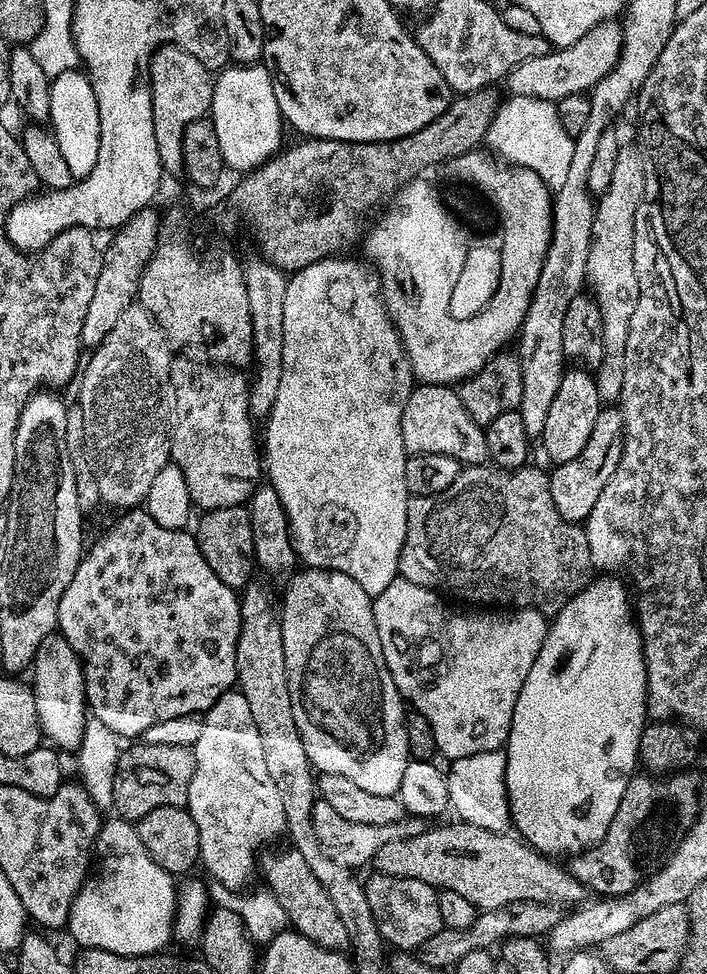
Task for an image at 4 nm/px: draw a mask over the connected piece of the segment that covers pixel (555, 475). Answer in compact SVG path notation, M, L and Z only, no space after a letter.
M601 407L598 422L594 422L594 430L590 433L590 439L587 440L582 454L578 454L578 458L570 458L570 462L557 464L551 469L548 478L550 494L562 518L577 522L587 521L590 510L594 510L594 502L598 502L598 494L606 490L614 470L618 470L623 445L624 423L619 407Z

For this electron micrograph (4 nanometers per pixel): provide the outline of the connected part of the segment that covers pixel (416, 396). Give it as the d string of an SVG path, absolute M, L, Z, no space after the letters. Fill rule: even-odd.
M417 383L402 410L402 442L405 453L446 454L464 466L480 466L488 460L484 428L466 414L459 391L447 384Z

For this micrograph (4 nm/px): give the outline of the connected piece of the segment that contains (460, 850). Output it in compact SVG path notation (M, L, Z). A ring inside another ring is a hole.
M455 823L444 824L441 828L429 827L422 834L408 836L410 874L404 872L404 878L418 878L430 884L432 878L440 878L448 870L448 884L443 890L462 894L462 898L474 902L478 910L519 906L527 901L576 906L589 899L589 889L578 882L571 871L564 869L563 872L556 865L559 863L533 850L523 839L508 832L491 832L482 830L482 826Z

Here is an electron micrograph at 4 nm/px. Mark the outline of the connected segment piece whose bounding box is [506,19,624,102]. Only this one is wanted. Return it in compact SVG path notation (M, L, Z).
M615 19L603 20L590 30L574 46L550 50L545 56L531 56L509 72L506 77L512 96L537 96L540 100L558 102L570 94L584 94L596 84L618 62L624 49L624 29Z

